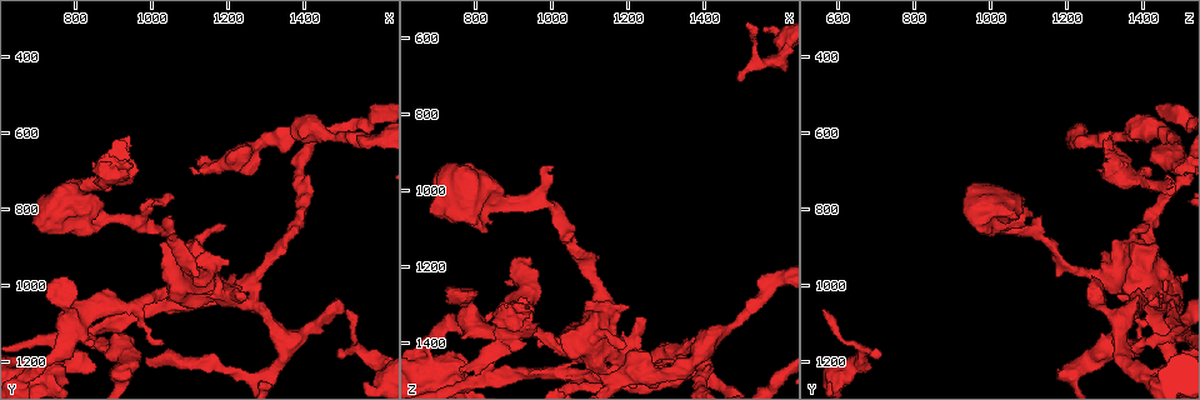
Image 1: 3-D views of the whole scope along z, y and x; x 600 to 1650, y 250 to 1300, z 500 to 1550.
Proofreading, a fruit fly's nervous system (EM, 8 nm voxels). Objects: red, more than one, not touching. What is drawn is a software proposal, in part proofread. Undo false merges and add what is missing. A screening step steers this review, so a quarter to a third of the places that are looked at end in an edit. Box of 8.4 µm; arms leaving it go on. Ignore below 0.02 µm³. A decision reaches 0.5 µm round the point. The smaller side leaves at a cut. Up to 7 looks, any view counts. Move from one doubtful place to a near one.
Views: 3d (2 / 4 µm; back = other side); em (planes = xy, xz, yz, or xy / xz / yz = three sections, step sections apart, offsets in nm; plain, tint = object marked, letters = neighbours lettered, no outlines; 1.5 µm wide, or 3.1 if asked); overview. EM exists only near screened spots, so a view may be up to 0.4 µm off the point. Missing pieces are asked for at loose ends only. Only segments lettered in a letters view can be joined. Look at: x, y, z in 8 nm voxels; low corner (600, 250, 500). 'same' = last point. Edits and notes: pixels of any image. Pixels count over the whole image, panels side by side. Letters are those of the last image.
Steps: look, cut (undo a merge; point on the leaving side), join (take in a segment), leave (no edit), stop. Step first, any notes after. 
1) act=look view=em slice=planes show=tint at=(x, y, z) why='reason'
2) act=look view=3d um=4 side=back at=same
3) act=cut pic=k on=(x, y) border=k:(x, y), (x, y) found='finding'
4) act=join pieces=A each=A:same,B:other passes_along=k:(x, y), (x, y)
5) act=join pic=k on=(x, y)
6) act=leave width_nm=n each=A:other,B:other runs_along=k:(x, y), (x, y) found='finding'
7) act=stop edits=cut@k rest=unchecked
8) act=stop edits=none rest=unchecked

act=look view=3d um=4 at=(1260, 640, 1485) why='calibre changes'

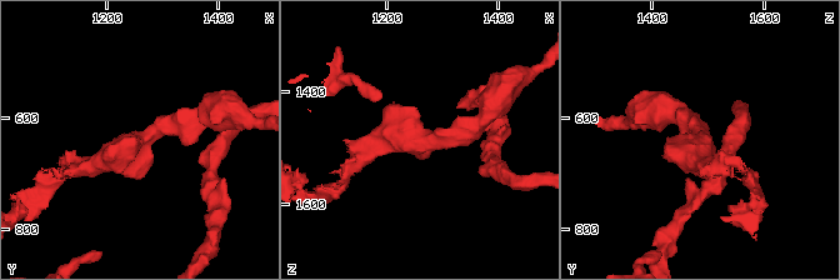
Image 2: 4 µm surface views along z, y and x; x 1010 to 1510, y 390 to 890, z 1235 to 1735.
act=look view=em slice=planes show=letters at=(1255, 645, 1490) arm_widths_nm=280,300

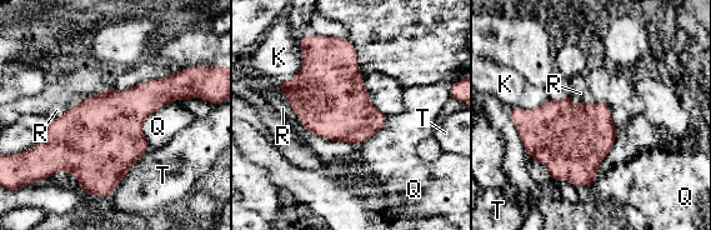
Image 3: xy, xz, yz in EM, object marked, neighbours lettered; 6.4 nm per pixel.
act=leave each=K:other,Q:other,R:other,T:other border=3:(86, 96), (50, 120) found='one neuron here'

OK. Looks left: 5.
act=look view=em slice=planes show=letters at=(995, 775, 940) why='thin end'

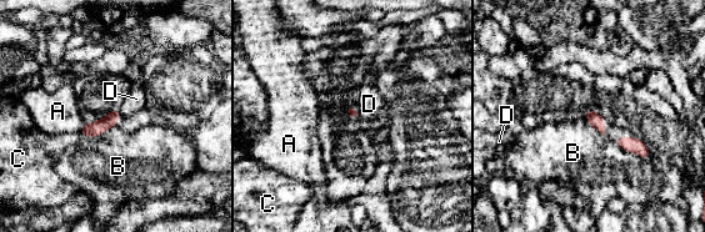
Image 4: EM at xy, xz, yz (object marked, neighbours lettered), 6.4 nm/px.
act=leave each=A:other,B:other,C:other,D:other border=4:(115, 107), (123, 115) found='no lettered segment goes on from it'

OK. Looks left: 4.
act=look view=3d um=2 at=(925, 1215, 1230) why='thick turns thin'

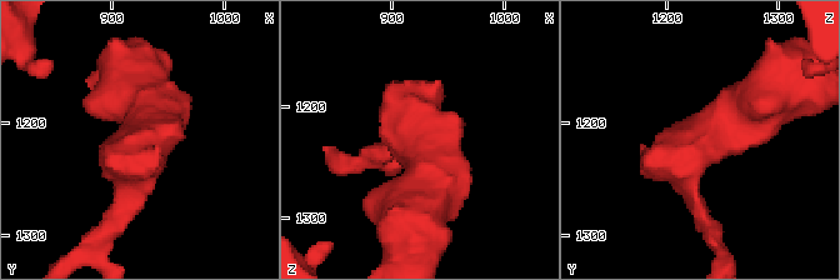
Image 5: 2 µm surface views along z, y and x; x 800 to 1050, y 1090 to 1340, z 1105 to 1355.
act=look view=em slice=planes show=tint at=(928, 1212, 1232) why='need the tissue'

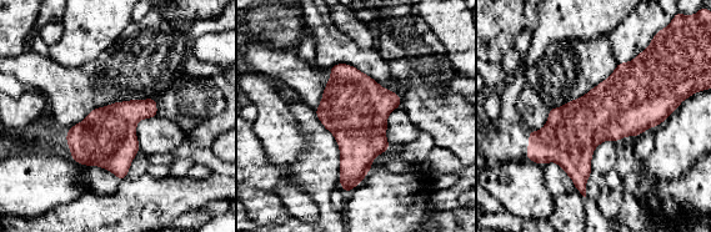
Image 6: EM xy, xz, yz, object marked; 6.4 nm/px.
act=look view=em slice=planes show=letters at=same

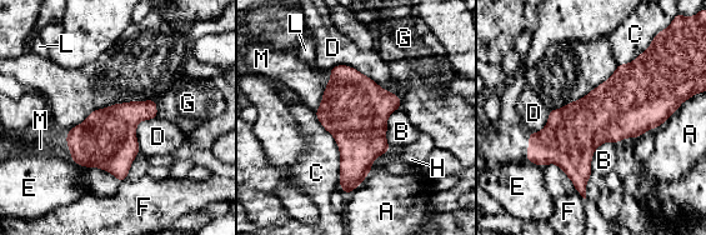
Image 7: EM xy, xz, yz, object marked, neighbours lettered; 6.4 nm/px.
act=leave each=A:other,B:other,C:other,D:other,E:other,F:other,G:other,H:other,L:other,M:other border=7:(614, 141), (595, 150), (591, 171) found='all the same neuron'

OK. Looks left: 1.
act=stop edits=none rest=unchecked

